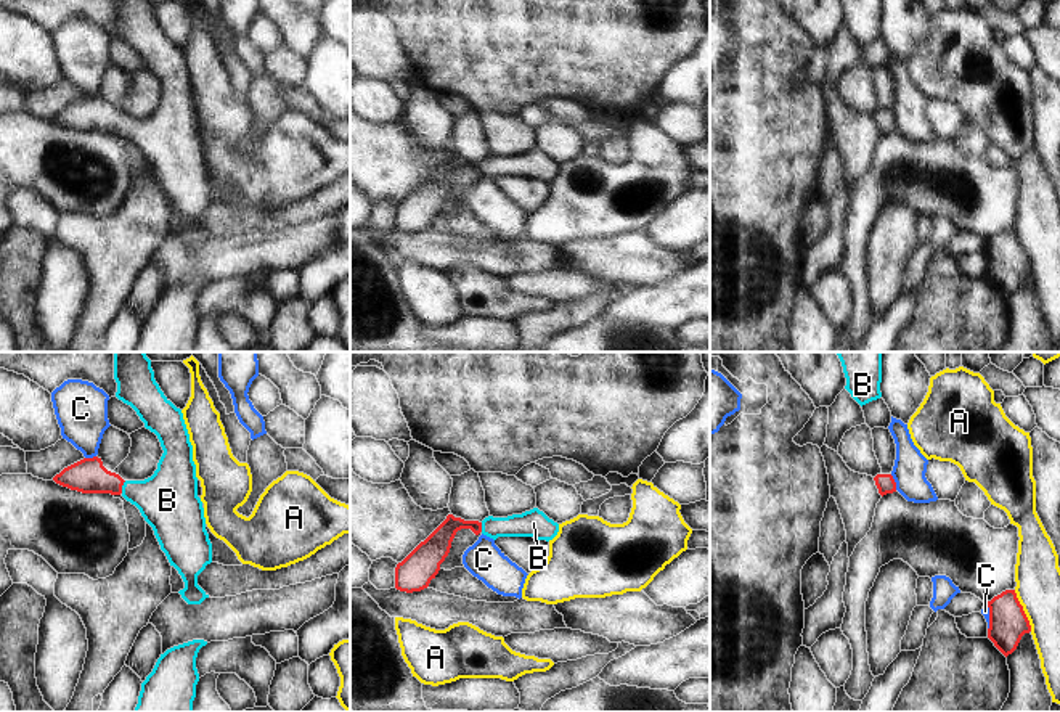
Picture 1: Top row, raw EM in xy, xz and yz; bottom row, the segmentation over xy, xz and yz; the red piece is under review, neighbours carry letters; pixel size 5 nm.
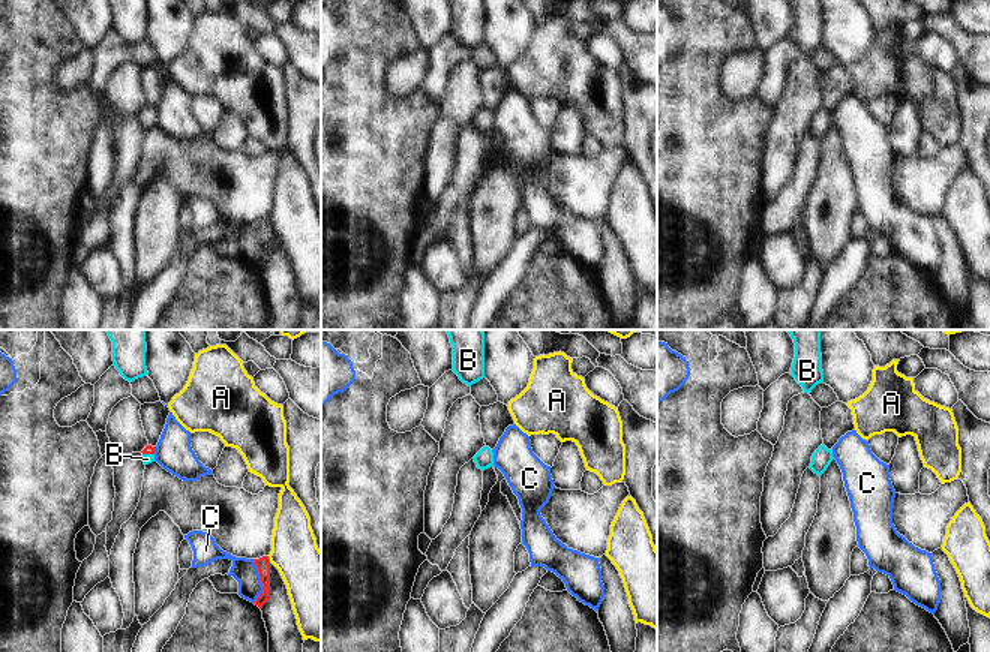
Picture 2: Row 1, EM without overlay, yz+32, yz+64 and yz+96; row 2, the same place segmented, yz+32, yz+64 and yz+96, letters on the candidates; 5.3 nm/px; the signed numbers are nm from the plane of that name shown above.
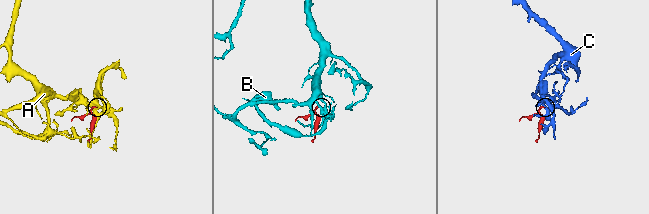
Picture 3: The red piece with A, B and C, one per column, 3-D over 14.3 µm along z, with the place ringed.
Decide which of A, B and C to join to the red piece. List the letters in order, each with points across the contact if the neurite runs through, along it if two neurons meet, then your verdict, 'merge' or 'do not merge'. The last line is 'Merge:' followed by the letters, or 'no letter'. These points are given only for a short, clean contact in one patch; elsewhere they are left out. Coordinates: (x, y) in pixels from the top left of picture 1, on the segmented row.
A: do not merge
B: way xy (89, 476), (121, 487), (167, 500); merge
C: do not merge
Merge: B

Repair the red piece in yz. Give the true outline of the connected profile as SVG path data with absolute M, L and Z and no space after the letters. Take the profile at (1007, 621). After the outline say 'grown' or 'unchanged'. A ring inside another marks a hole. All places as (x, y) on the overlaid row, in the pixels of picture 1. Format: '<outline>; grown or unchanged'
M1005 590L986 604L989 608L988 638L1007 657L1017 649L1021 636L1031 632L1029 620L1015 590Z; unchanged

